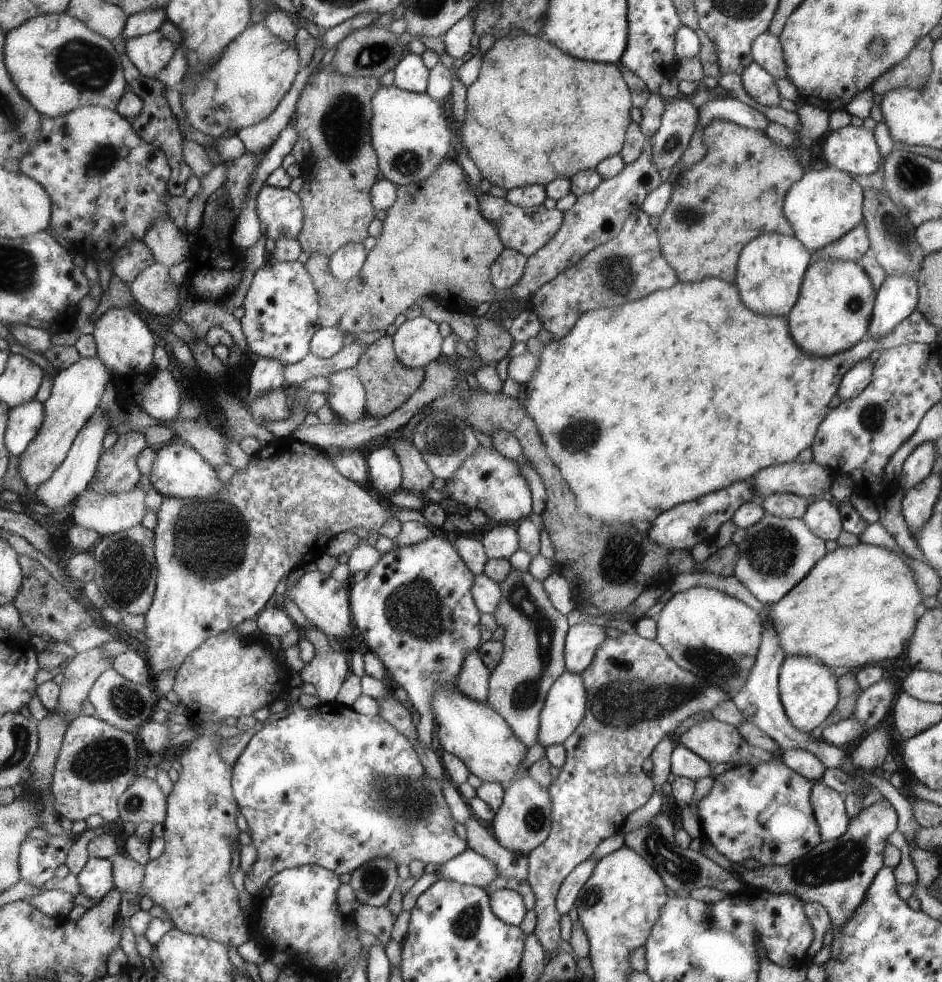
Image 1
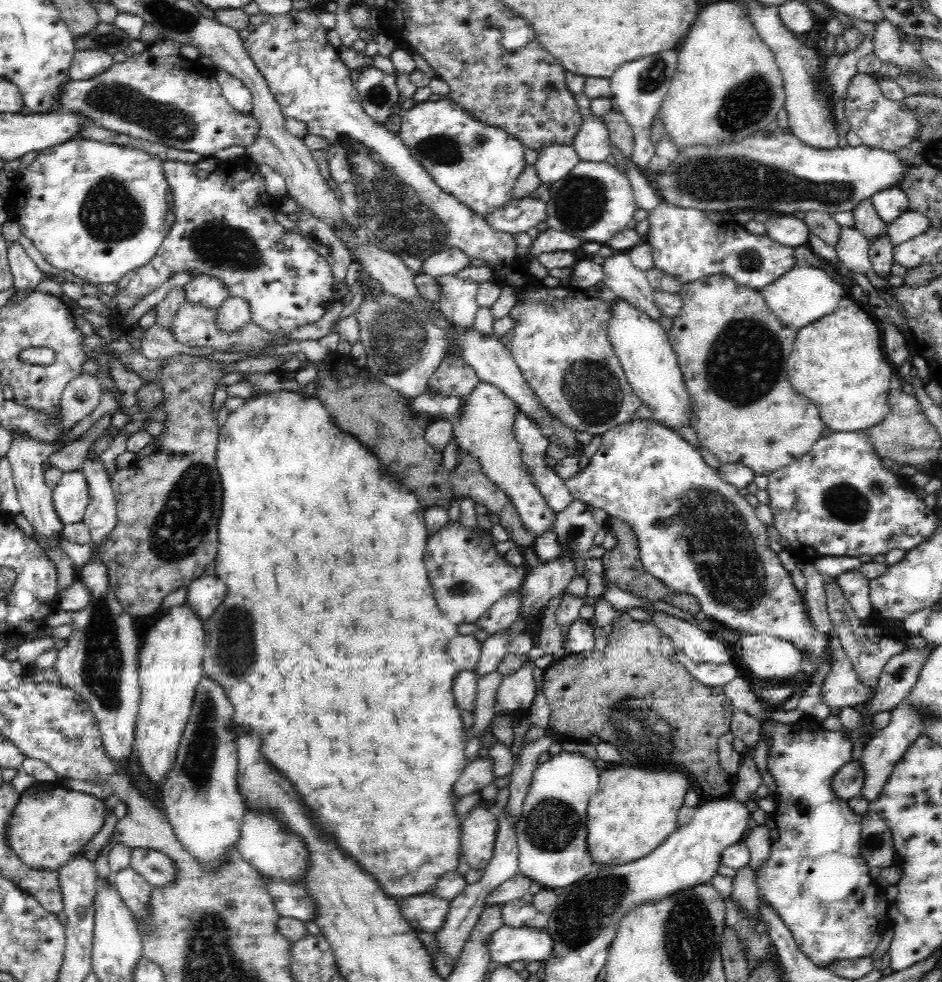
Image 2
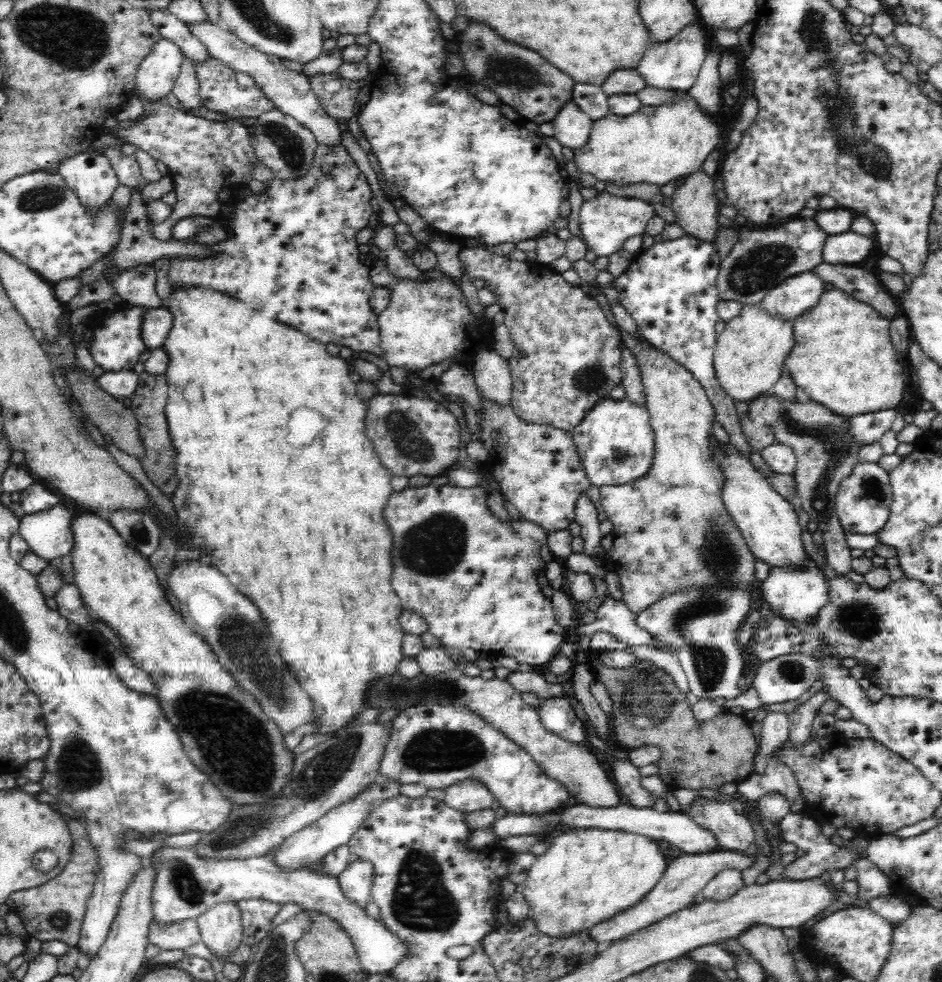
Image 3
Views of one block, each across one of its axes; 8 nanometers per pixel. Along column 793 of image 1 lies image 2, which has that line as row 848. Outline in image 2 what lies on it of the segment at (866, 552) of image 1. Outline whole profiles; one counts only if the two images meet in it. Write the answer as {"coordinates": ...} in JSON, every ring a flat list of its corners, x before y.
{"coordinates":[[618,766,618,768,608,768,606,772,602,770,600,774,598,790,589,798,589,804,587,808,587,844,589,845,589,852,593,857,594,866,600,864,606,864,607,866,618,866,622,864,628,864,636,860,644,858,644,856,650,855,660,844,664,843,664,840,668,839,668,836,672,835,672,832,677,830,677,817,680,808,684,805,684,794,690,786,690,780,688,780,688,774,680,772,680,770,656,770,648,769,646,767,634,768,634,766]]}

